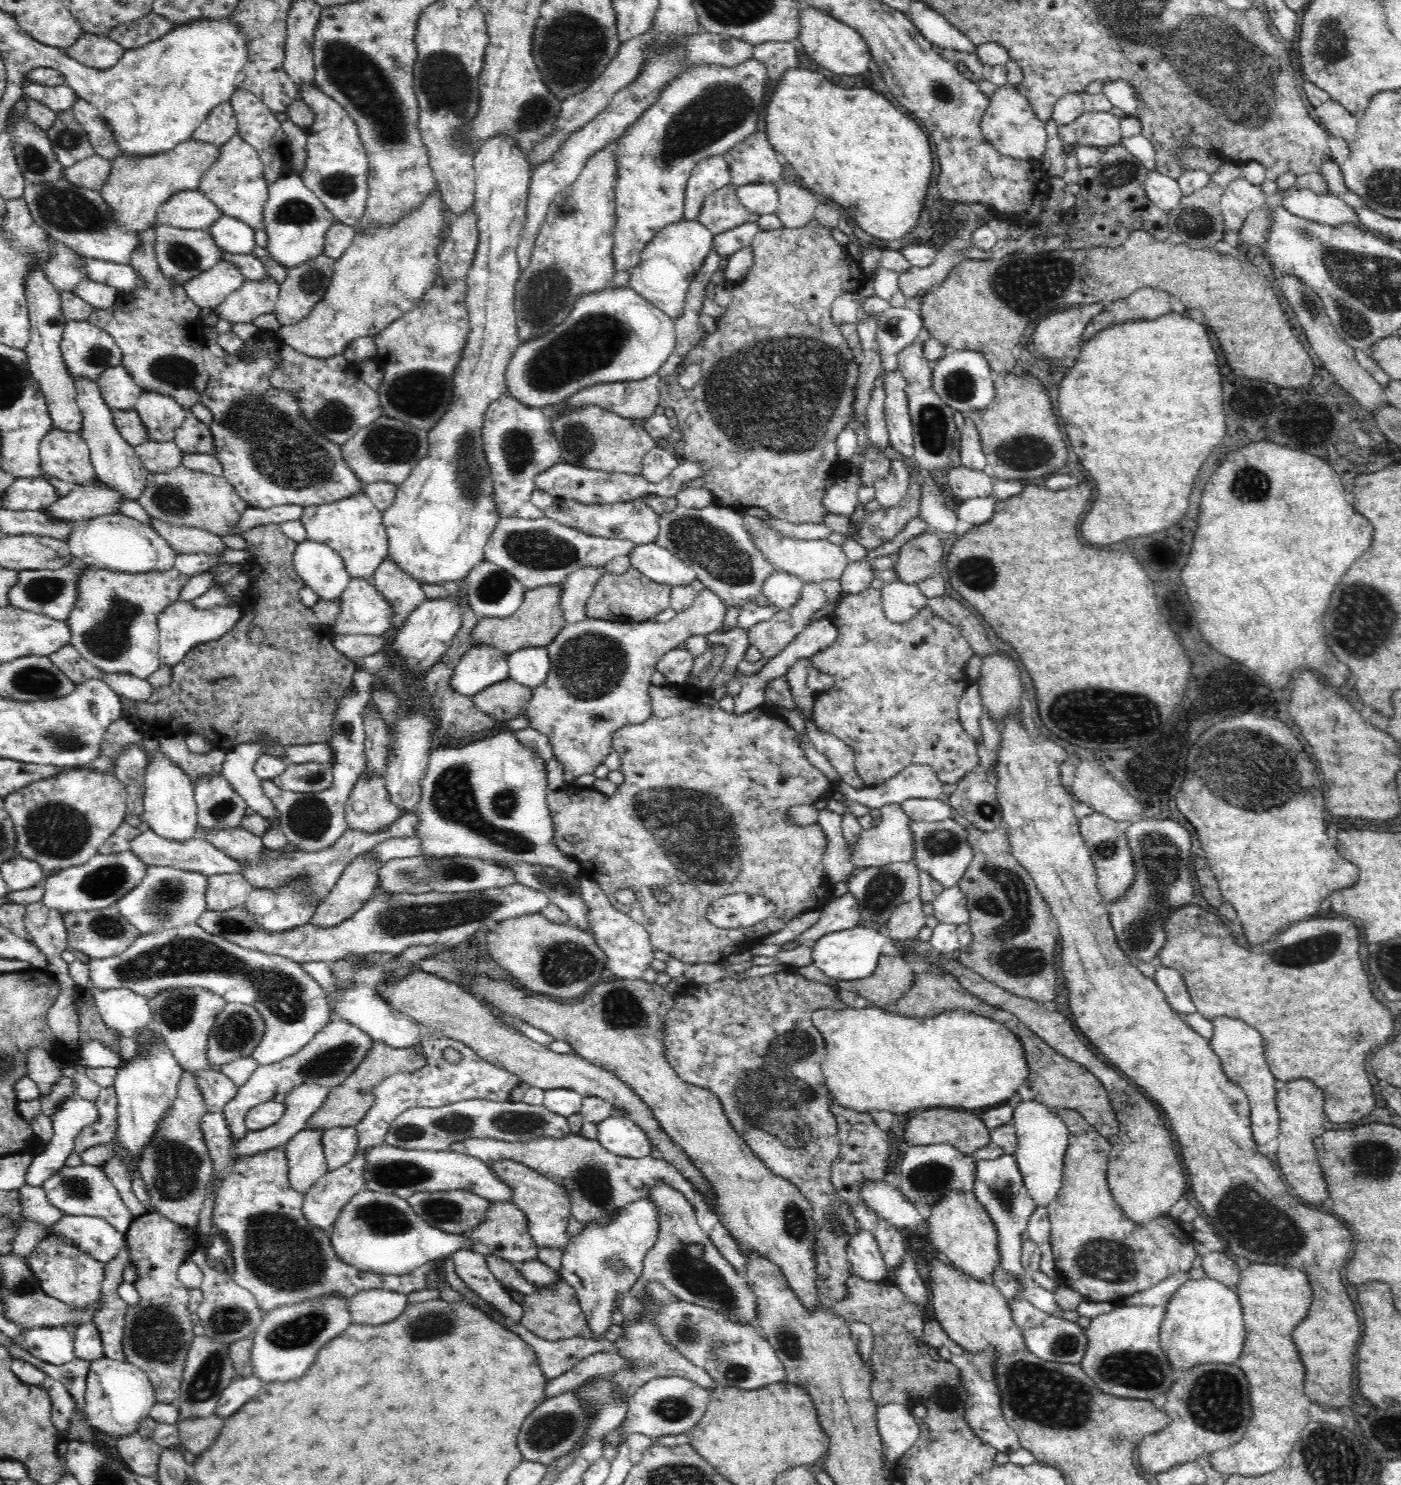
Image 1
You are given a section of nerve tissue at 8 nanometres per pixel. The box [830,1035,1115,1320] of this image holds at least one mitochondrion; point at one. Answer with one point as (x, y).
(928, 1178)

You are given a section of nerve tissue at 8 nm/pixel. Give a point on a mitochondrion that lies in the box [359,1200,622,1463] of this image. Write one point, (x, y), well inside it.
(550, 1430)

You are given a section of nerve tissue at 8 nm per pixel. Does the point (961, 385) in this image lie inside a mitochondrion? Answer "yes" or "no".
yes

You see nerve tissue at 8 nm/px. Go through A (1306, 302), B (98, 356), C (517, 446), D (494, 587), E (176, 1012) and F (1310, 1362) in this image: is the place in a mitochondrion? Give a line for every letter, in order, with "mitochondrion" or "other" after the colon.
A: mitochondrion
B: mitochondrion
C: mitochondrion
D: mitochondrion
E: mitochondrion
F: other

